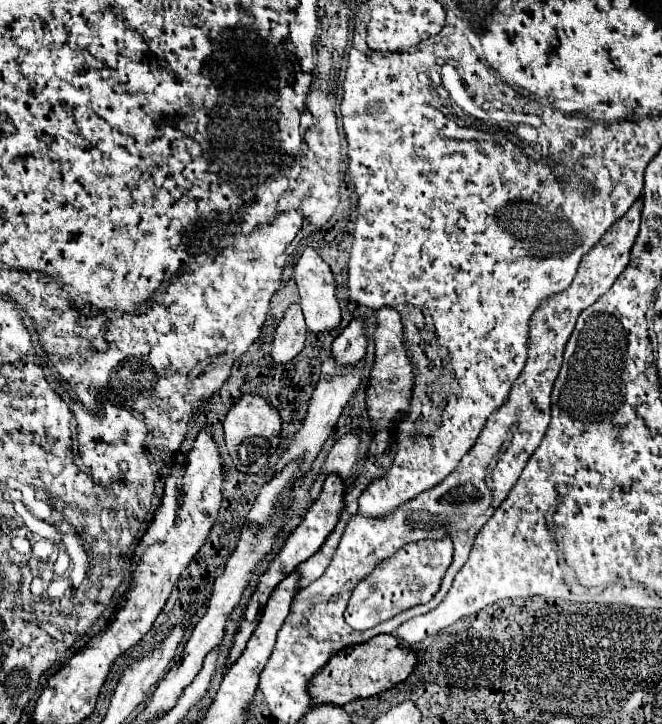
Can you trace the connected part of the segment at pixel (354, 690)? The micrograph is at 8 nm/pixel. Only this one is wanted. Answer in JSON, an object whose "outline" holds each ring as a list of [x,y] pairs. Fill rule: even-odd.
{"outline":[[[377,635],[375,639],[369,639],[367,643],[347,647],[339,651],[339,655],[333,655],[323,667],[323,671],[311,679],[311,697],[313,705],[319,703],[333,703],[333,705],[345,705],[357,697],[371,697],[377,693],[383,693],[399,683],[403,683],[417,667],[419,655],[411,649],[405,649],[397,643],[395,635]]]}

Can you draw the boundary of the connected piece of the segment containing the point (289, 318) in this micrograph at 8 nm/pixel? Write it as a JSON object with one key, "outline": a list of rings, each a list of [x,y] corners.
{"outline":[[[291,305],[273,335],[271,357],[277,363],[289,363],[303,349],[305,337],[307,337],[307,327],[305,327],[303,311],[299,305]]]}

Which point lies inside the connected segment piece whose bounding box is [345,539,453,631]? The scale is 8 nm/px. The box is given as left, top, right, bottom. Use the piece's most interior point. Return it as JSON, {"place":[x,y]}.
{"place":[413,577]}

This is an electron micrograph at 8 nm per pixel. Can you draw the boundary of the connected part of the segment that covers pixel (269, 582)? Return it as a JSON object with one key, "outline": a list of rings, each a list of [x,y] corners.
{"outline":[[[335,473],[327,475],[321,497],[311,505],[311,509],[309,509],[307,515],[303,517],[301,525],[289,535],[289,539],[285,541],[283,549],[277,553],[277,557],[271,561],[269,569],[267,569],[265,575],[261,577],[261,581],[259,581],[259,585],[257,585],[257,591],[253,593],[251,601],[249,601],[249,605],[247,605],[245,617],[243,617],[243,621],[239,623],[239,631],[237,631],[237,635],[235,635],[235,641],[233,641],[233,647],[231,647],[227,665],[235,663],[235,659],[243,653],[245,643],[247,643],[249,637],[253,635],[253,631],[255,631],[259,619],[261,619],[261,611],[263,611],[263,607],[265,607],[265,603],[267,603],[267,599],[269,599],[269,595],[271,595],[271,591],[277,587],[277,583],[283,581],[289,573],[293,573],[293,571],[297,569],[299,563],[307,561],[313,553],[317,553],[319,547],[321,547],[321,543],[323,543],[323,541],[327,539],[327,535],[335,529],[335,525],[337,525],[337,521],[339,521],[339,517],[341,517],[341,511],[343,511],[343,497],[345,497],[345,481],[343,481],[339,475],[335,475]]]}

